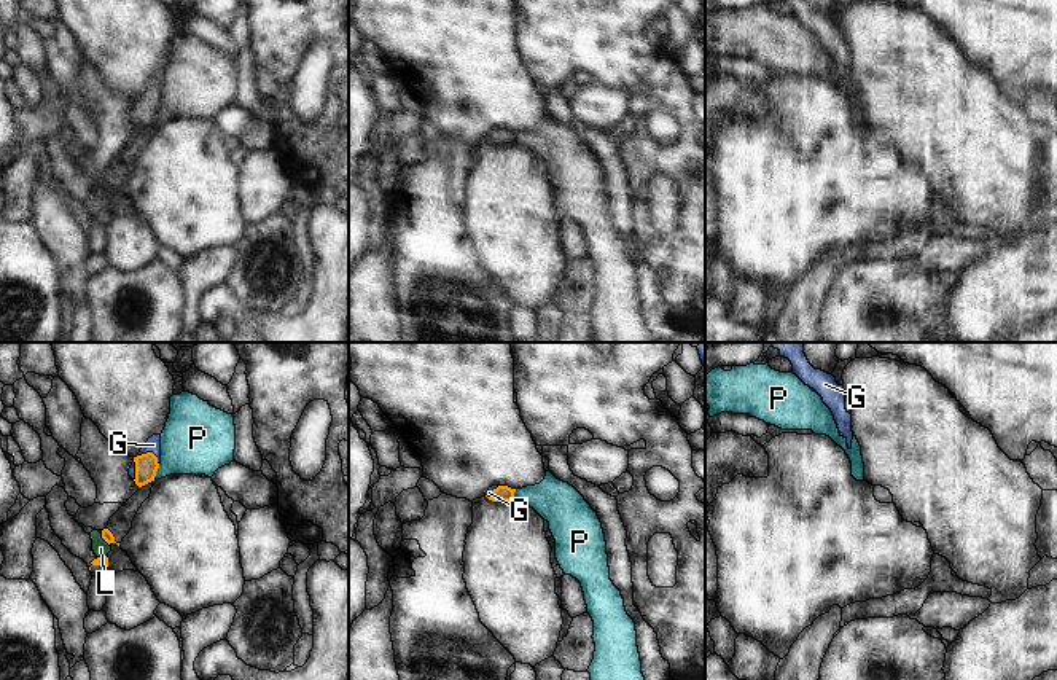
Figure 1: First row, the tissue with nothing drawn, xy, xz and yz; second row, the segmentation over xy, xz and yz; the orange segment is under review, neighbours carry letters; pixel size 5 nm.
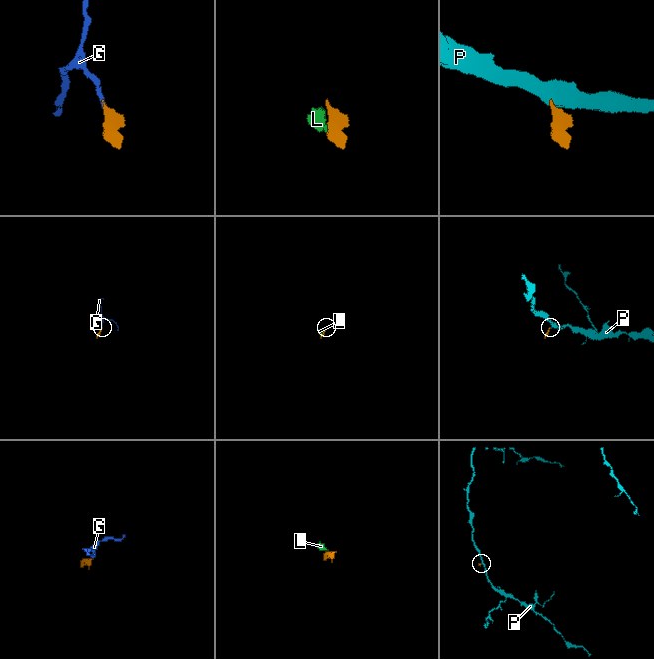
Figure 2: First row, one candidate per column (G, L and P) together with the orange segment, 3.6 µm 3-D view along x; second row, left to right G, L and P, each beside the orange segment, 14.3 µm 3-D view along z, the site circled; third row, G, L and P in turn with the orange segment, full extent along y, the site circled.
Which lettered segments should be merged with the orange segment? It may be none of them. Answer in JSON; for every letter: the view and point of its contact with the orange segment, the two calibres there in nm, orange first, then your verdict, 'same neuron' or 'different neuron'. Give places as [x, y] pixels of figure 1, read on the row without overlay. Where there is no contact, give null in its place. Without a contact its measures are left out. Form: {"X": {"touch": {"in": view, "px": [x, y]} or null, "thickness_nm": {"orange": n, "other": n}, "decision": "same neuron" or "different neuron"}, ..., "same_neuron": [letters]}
{"G": {"touch": {"in": "xy", "px": [152, 96]}, "thickness_nm": {"orange": 120, "other": 80}, "decision": "same neuron"}, "L": {"touch": {"in": "xy", "px": [104, 182]}, "thickness_nm": {"orange": 60, "other": 80}, "decision": "different neuron"}, "P": {"touch": {"in": "xy", "px": [156, 113]}, "thickness_nm": {"orange": 120, "other": 340}, "decision": "different neuron"}, "same_neuron": ["G"]}

